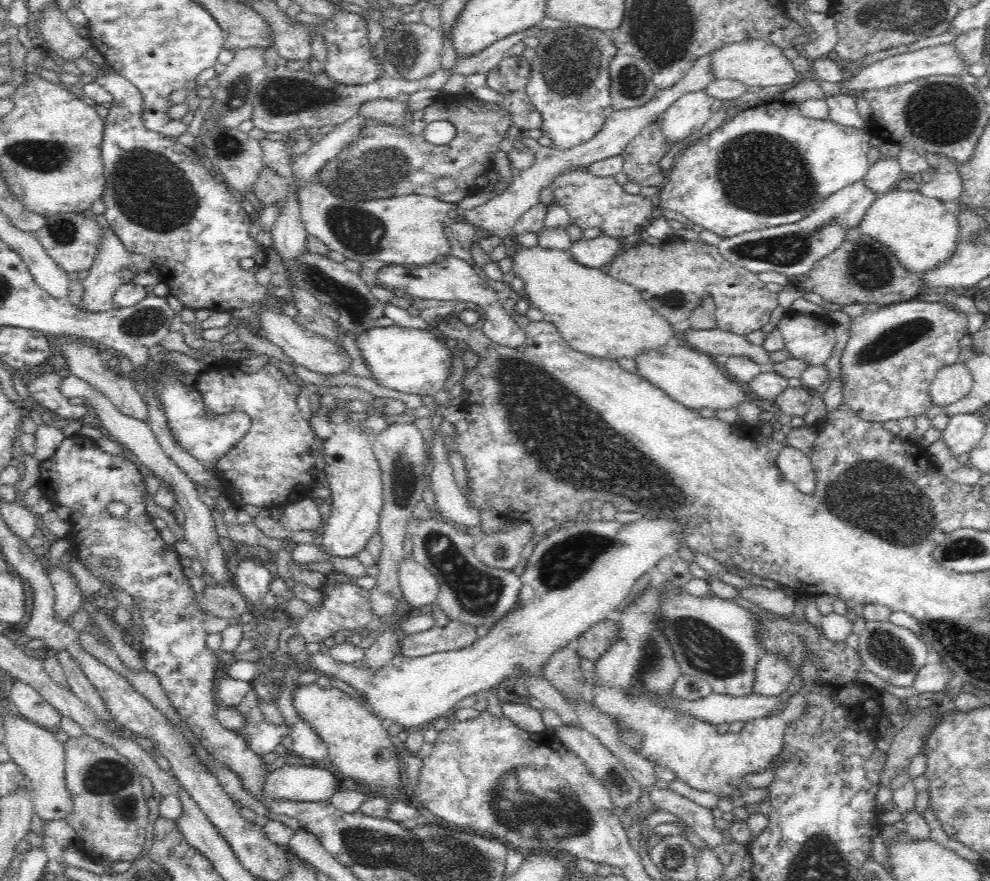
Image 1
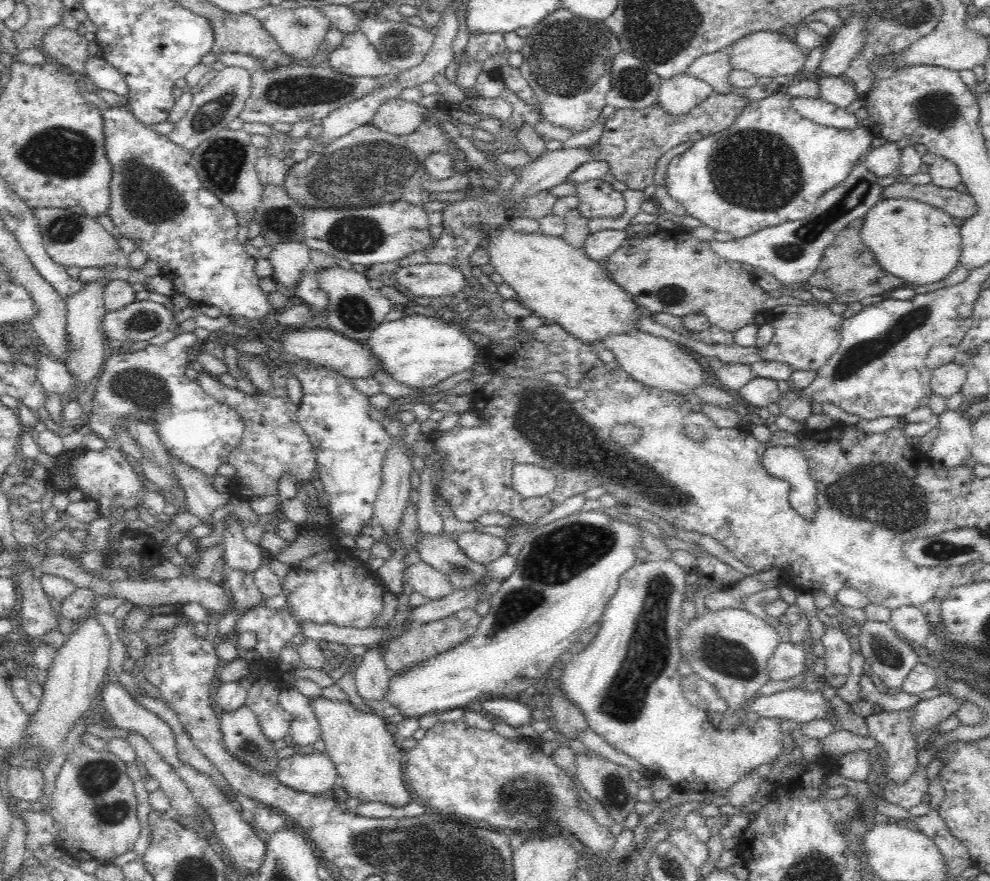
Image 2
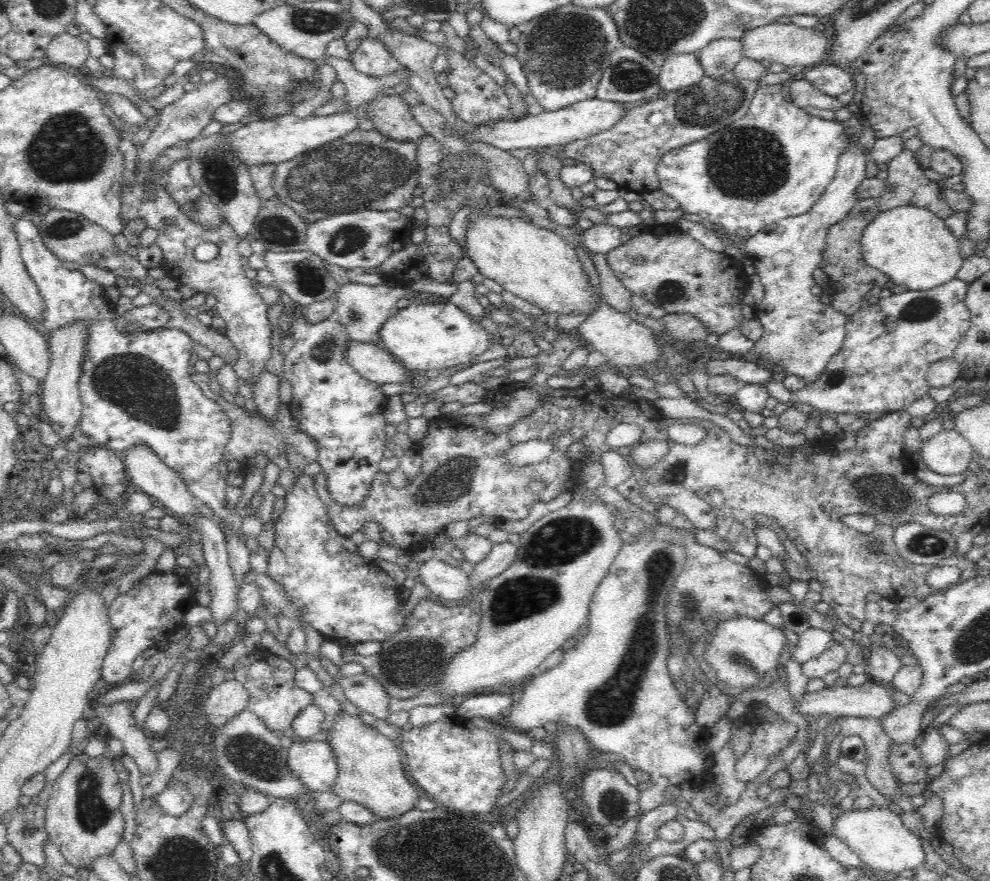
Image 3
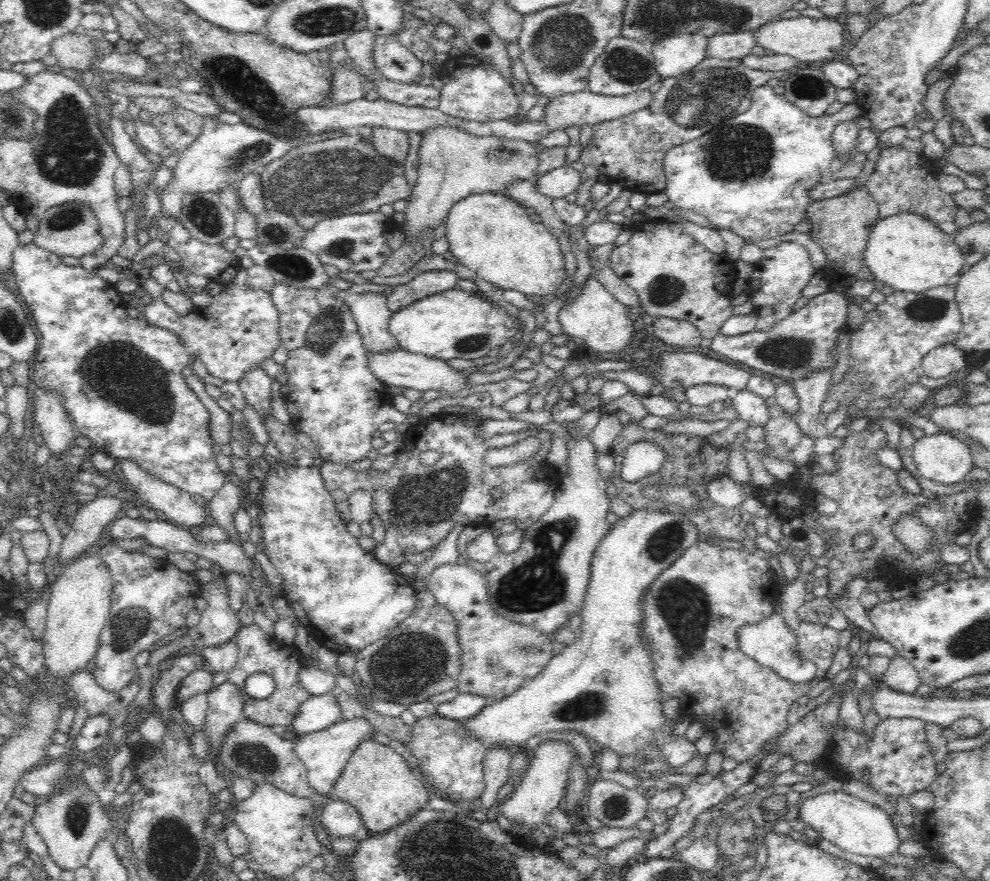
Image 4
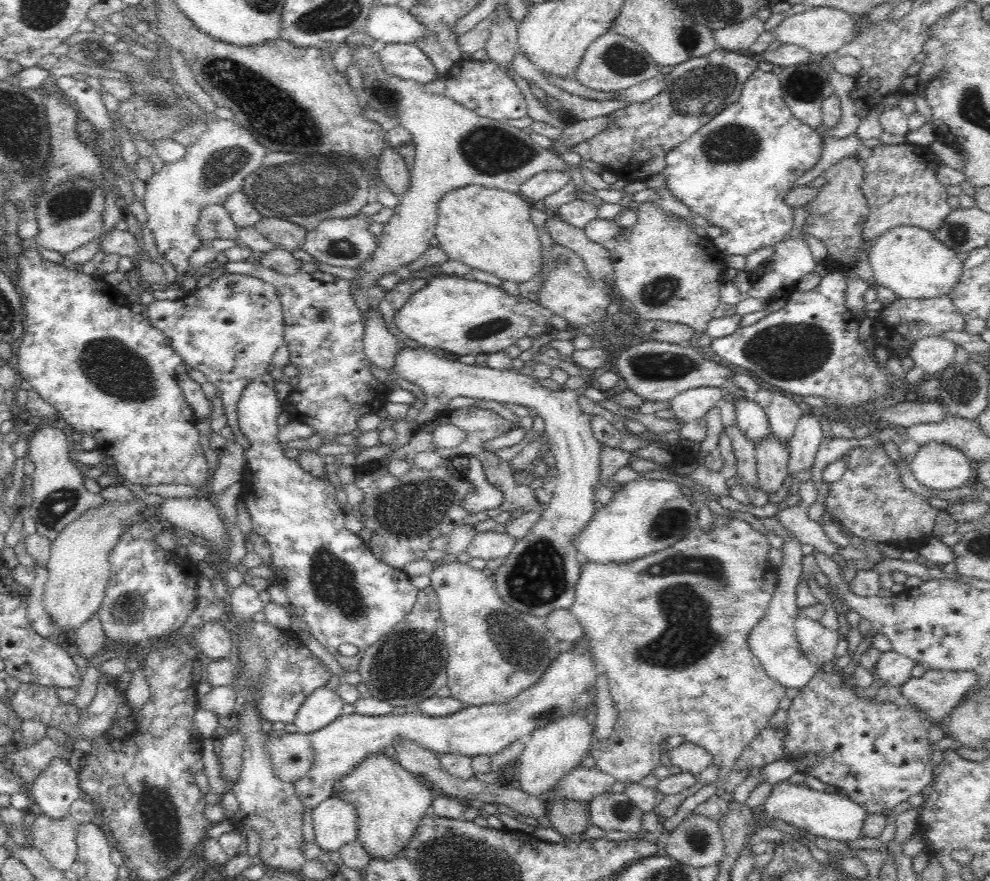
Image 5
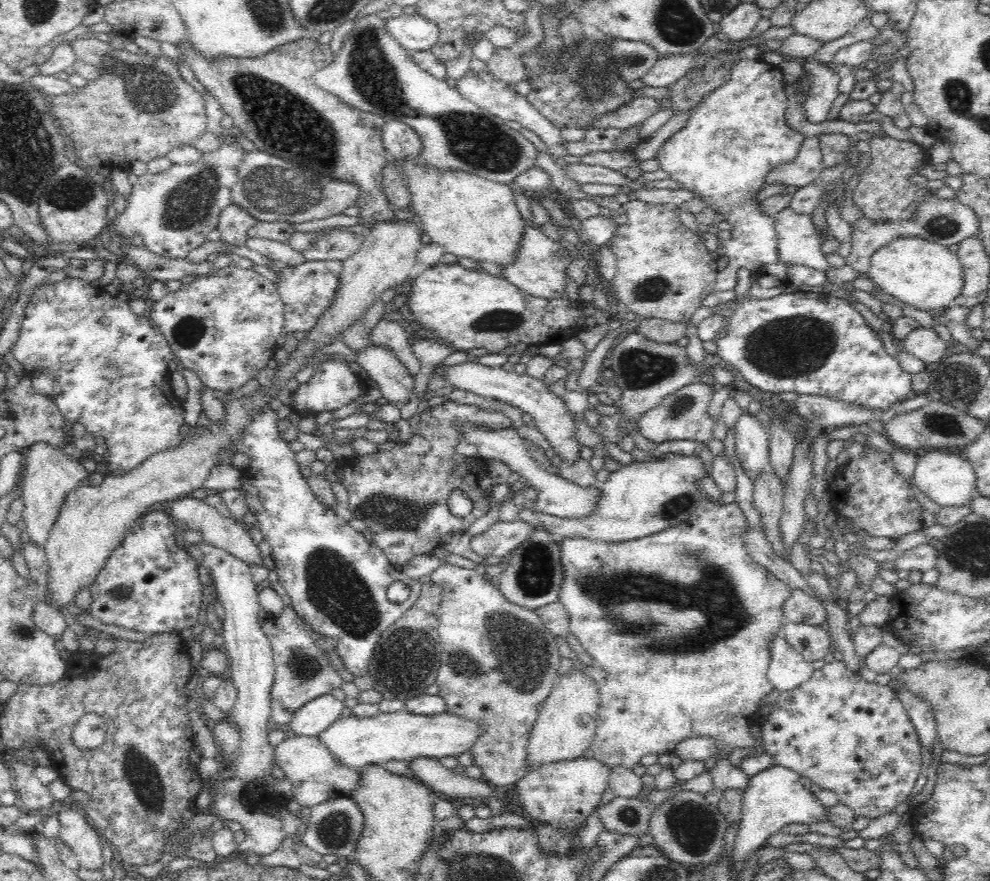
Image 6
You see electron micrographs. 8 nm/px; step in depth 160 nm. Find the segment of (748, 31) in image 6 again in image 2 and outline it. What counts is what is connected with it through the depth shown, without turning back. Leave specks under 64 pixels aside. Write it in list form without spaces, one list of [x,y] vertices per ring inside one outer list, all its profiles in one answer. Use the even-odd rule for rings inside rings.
[[[726,49],[699,56],[684,70],[686,75],[706,82],[706,84],[712,86],[714,92],[721,95],[739,92],[728,85],[730,71],[730,59],[728,59]]]

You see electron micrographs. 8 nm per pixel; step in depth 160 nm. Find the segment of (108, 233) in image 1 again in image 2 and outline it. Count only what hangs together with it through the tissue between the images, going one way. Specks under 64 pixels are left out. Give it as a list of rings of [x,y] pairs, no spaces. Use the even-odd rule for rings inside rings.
[[[149,263],[136,269],[105,265],[100,267],[99,270],[101,276],[98,279],[83,283],[79,293],[67,298],[67,331],[70,346],[73,346],[67,367],[79,382],[91,382],[95,379],[94,376],[104,362],[104,337],[102,337],[102,331],[100,331],[100,320],[108,312],[104,300],[104,291],[108,284],[112,281],[124,281],[132,284],[139,282],[145,286],[145,289],[150,287],[150,290],[154,291],[148,280],[160,274],[159,267],[155,263]]]

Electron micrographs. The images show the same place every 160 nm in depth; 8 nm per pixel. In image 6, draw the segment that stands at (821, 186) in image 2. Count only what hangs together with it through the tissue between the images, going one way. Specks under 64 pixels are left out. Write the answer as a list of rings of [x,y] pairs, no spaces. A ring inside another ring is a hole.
[[[744,58],[741,61],[736,63],[736,66],[732,69],[731,78],[724,86],[721,86],[719,89],[716,89],[714,92],[711,92],[709,95],[705,96],[703,103],[698,105],[690,116],[688,123],[682,130],[680,130],[677,134],[674,134],[670,140],[668,140],[661,149],[658,151],[658,154],[655,156],[656,161],[660,163],[660,169],[666,172],[668,178],[680,185],[680,189],[684,191],[689,191],[694,195],[695,200],[702,200],[705,205],[705,209],[708,209],[710,215],[722,215],[722,218],[728,222],[731,226],[729,237],[726,240],[721,240],[717,247],[718,255],[720,259],[723,261],[722,267],[718,274],[718,280],[713,284],[714,290],[734,290],[736,285],[738,284],[738,270],[739,269],[749,269],[751,272],[754,272],[761,266],[766,267],[767,265],[776,263],[778,261],[777,256],[777,240],[778,233],[775,229],[775,218],[774,215],[768,215],[768,213],[764,213],[760,206],[762,206],[761,202],[757,198],[759,192],[761,192],[768,185],[768,178],[770,178],[770,174],[776,170],[776,168],[780,168],[780,166],[784,166],[784,164],[790,164],[790,162],[796,162],[796,158],[798,158],[798,154],[800,154],[800,150],[802,150],[802,146],[804,146],[804,142],[808,139],[808,136],[802,135],[802,133],[798,132],[798,129],[792,127],[792,125],[788,125],[785,118],[785,112],[787,109],[788,99],[786,99],[786,93],[784,92],[784,79],[782,76],[782,71],[780,71],[778,65],[772,65],[766,63],[764,60],[751,61],[750,59]]]

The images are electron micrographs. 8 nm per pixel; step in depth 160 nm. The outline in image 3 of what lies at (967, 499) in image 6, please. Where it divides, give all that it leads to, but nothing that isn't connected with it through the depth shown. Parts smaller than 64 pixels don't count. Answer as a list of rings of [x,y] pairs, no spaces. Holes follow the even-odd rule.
[[[942,428],[936,436],[925,440],[919,455],[924,464],[942,476],[962,474],[972,460],[972,447],[956,429]]]

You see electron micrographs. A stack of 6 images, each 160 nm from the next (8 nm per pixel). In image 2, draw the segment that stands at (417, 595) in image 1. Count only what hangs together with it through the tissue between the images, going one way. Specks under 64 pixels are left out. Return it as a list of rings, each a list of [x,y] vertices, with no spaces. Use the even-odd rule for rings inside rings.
[[[422,561],[406,566],[403,581],[410,584],[414,592],[418,592],[429,601],[438,600],[450,593],[448,576]]]

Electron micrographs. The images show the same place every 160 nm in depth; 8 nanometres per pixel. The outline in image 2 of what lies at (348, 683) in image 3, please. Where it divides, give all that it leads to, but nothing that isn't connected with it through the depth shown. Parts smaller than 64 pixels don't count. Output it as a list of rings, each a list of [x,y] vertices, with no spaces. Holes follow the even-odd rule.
[[[368,649],[354,672],[356,690],[363,700],[382,700],[388,691],[391,676],[379,650]]]

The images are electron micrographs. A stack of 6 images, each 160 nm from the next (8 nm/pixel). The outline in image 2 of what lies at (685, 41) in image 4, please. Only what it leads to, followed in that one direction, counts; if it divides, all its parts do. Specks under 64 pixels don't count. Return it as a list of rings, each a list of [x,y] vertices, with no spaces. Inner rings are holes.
[[[684,72],[661,81],[658,105],[669,116],[684,118],[712,93],[714,93],[712,86]]]

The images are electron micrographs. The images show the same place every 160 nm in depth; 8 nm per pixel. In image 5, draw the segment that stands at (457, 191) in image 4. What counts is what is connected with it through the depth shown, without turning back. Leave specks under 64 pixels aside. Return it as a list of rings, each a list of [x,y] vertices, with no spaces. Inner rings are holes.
[[[381,66],[380,71],[364,77],[363,81],[365,90],[356,94],[359,104],[367,104],[374,110],[394,114],[400,119],[401,126],[413,138],[415,164],[408,189],[399,196],[394,216],[377,238],[378,252],[366,262],[366,266],[357,270],[358,277],[352,284],[372,285],[380,276],[400,271],[425,253],[430,238],[435,236],[440,202],[450,192],[480,186],[518,194],[522,186],[540,172],[568,172],[567,164],[551,150],[536,144],[528,130],[512,128],[505,121],[477,116],[472,109],[452,102],[444,94],[426,93],[420,89],[421,84],[388,75]]]

